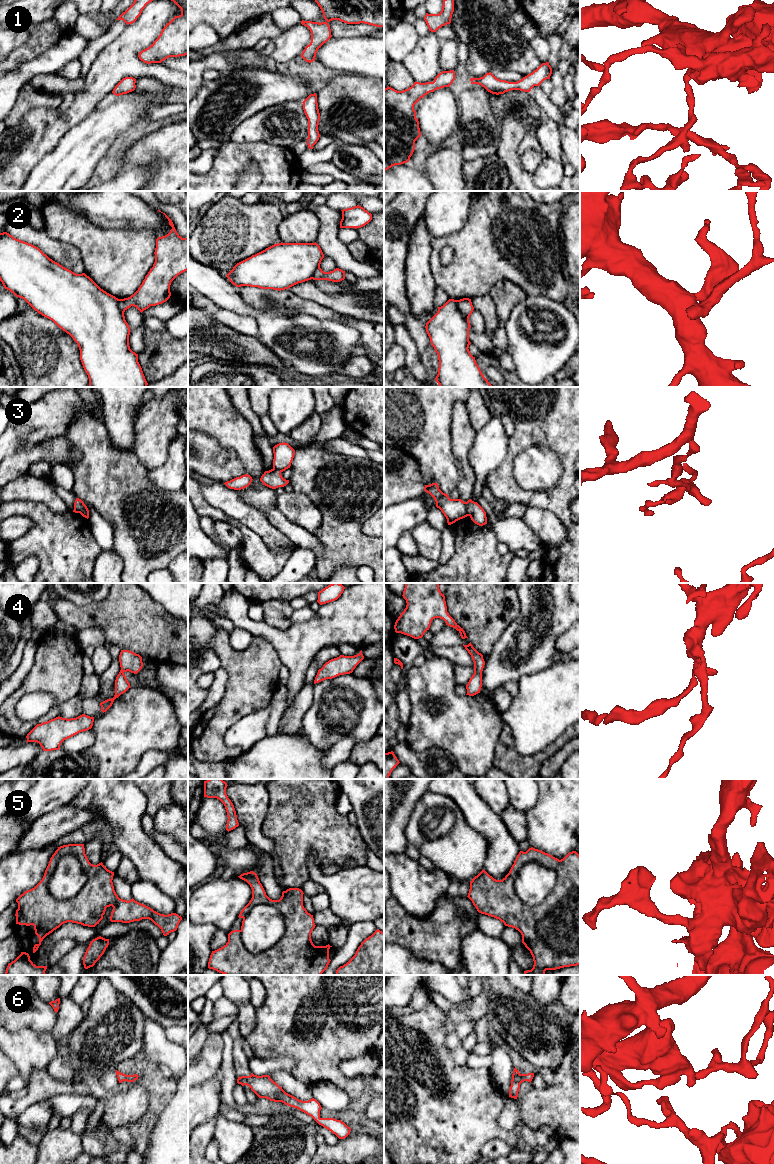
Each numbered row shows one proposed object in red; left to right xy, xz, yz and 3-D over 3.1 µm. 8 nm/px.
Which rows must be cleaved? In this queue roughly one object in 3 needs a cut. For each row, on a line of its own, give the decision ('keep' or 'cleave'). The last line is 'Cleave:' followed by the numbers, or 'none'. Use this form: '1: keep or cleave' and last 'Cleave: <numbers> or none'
1: keep
2: cleave
3: cleave
4: keep
5: cleave
6: keep
Cleave: 2, 3, 5

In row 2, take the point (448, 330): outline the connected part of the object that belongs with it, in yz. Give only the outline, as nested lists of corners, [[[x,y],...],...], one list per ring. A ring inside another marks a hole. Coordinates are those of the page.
[[[449,299],[438,307],[437,313],[426,323],[426,332],[438,355],[439,368],[435,378],[440,387],[492,387],[482,374],[469,351],[469,317],[460,310],[459,300]]]

